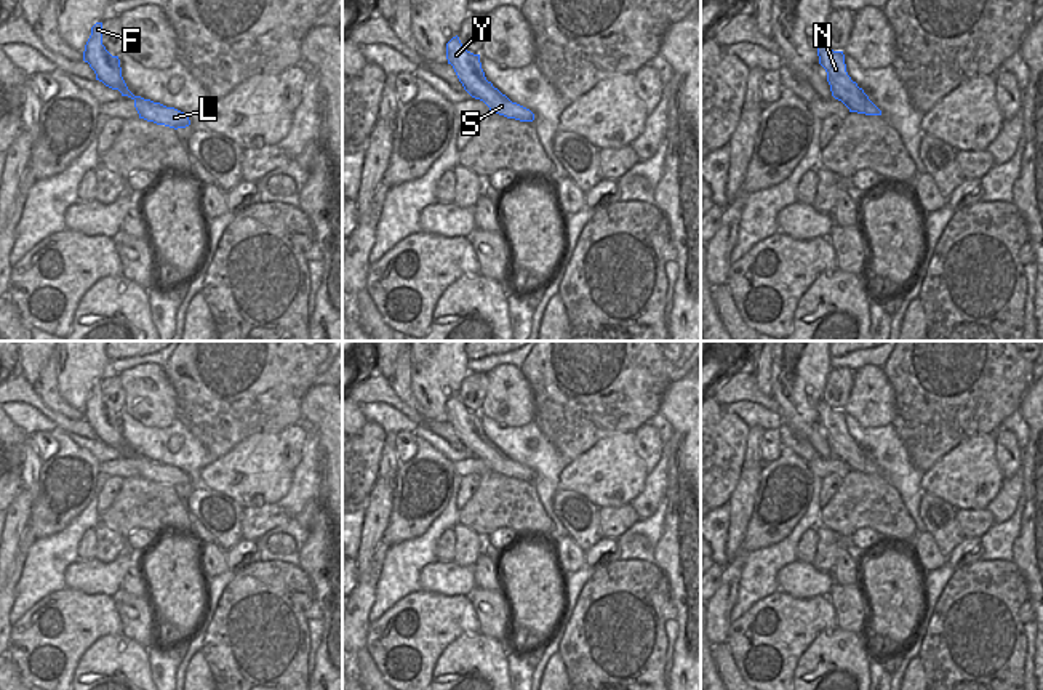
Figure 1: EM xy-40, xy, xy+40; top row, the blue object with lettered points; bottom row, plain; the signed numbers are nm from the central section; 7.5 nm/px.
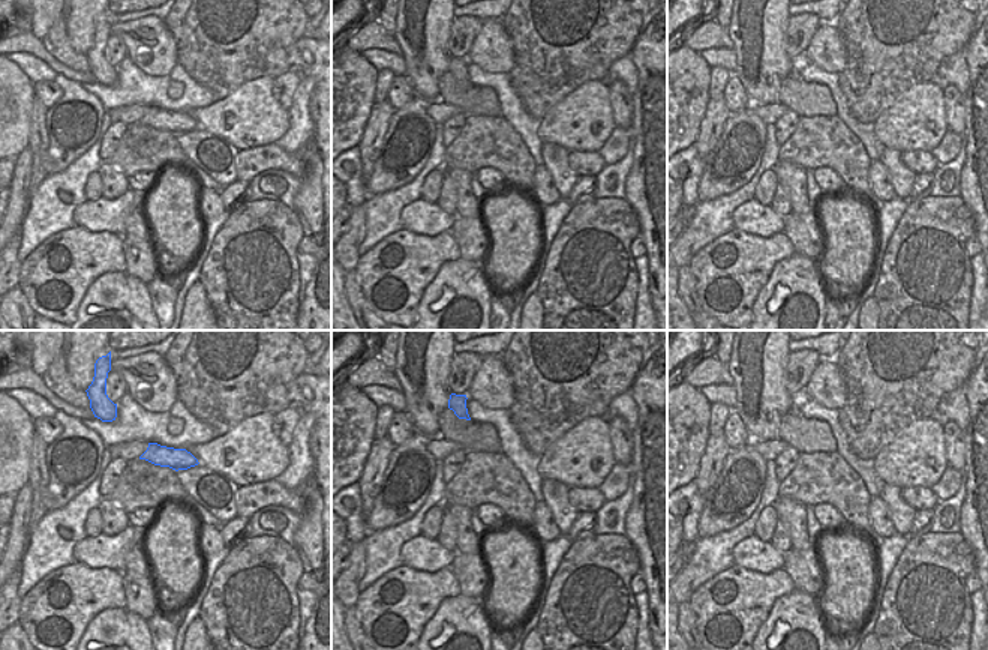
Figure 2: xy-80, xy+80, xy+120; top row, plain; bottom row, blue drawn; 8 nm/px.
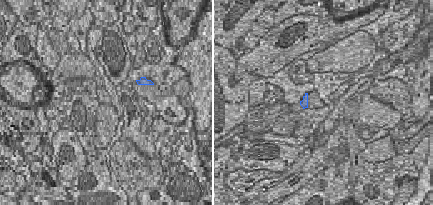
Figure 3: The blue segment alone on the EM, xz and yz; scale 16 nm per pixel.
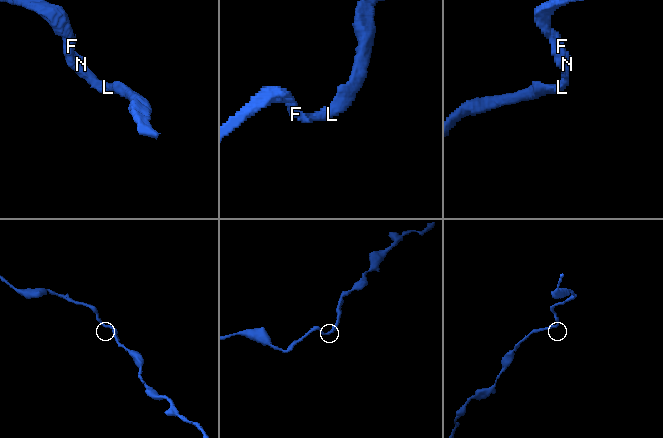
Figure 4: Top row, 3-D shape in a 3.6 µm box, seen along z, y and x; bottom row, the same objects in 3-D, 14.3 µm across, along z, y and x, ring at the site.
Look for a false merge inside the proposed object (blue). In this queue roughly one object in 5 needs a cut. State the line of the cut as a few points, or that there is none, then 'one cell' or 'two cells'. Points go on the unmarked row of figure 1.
no cut | one cell

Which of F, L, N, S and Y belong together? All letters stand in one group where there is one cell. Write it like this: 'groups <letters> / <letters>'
groups F L N S Y

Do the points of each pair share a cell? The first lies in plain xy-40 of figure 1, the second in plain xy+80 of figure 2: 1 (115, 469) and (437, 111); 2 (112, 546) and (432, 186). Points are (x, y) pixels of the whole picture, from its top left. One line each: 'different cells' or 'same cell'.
1: same cell
2: different cells

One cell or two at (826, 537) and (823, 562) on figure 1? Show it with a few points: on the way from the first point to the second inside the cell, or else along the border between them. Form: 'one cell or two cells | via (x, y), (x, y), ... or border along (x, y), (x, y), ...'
one cell | via (826, 543), (826, 556)

